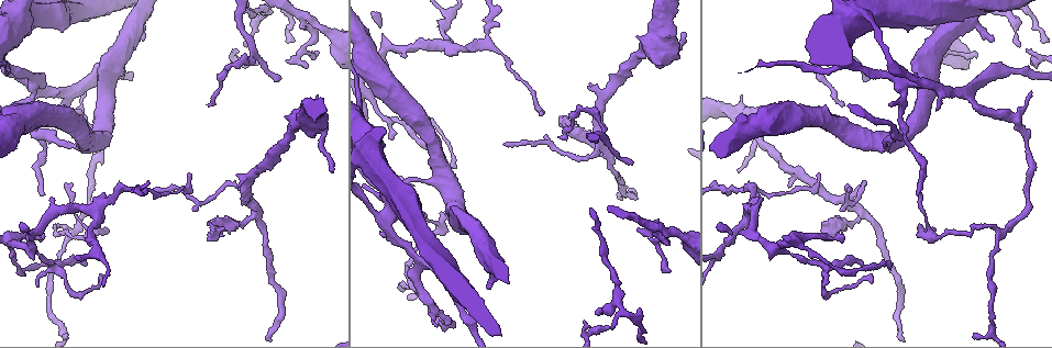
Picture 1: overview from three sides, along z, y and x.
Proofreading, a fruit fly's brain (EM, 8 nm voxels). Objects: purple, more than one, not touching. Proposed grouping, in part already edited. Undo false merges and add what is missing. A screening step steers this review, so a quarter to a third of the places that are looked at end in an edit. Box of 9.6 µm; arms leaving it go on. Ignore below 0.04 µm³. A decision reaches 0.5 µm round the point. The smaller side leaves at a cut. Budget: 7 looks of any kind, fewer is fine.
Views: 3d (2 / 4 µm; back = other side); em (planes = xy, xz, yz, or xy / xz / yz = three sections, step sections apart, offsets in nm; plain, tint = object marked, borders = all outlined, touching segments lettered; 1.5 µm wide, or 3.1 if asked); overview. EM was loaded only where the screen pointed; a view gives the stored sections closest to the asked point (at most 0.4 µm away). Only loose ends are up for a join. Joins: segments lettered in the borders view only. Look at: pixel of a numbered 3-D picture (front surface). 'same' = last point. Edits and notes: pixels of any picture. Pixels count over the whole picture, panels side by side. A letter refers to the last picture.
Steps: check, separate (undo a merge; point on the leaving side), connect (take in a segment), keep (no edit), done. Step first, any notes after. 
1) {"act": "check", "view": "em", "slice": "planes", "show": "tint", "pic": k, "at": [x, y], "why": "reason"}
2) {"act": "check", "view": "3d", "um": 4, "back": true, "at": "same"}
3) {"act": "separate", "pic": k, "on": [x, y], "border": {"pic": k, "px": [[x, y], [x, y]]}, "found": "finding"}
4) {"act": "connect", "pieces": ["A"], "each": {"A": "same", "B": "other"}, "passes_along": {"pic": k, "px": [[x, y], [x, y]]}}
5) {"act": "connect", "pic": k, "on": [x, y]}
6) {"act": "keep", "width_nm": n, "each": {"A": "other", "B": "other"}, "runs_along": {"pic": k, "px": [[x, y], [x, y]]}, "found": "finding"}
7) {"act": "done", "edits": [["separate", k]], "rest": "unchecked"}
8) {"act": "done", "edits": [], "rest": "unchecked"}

{"act": "check", "view": "em", "slice": "planes", "show": "borders", "pic": 1, "at": [109, 229]}

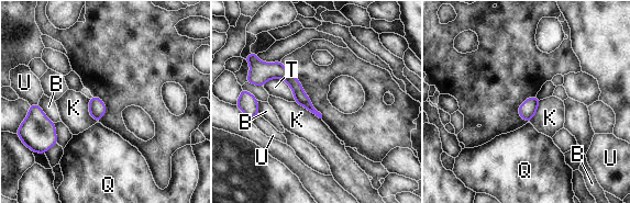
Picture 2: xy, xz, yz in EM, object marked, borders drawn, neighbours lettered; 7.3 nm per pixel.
{"act": "keep", "each": {"B": "other", "K": "other", "Q": "other", "T": "other", "U": "other"}, "runs_along": {"pic": 2, "px": [[280, 69], [309, 106]]}, "found": "no lettered segment goes on from it"}

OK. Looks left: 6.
{"act": "check", "view": "3d", "um": 2, "pic": 1, "at": [450, 14]}

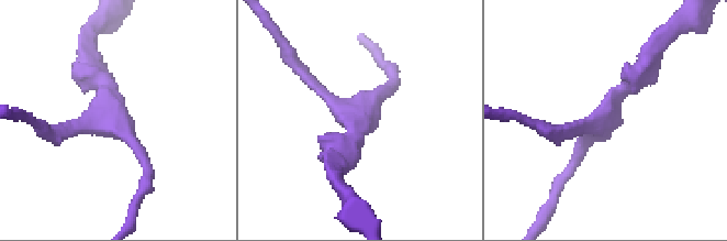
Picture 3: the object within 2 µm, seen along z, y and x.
{"act": "check", "view": "em", "slice": "xz", "step": 8, "show": "tint", "pic": 3, "at": [110, 113], "why": "shape alone is not enough"}

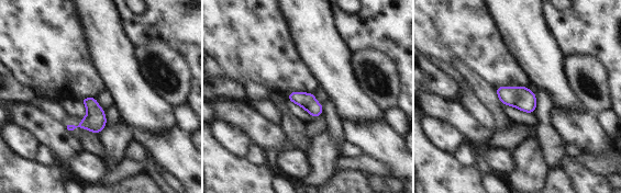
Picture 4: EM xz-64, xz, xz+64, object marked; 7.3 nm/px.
{"act": "check", "view": "em", "slice": "planes", "show": "borders", "at": "same", "why": "another direction"}

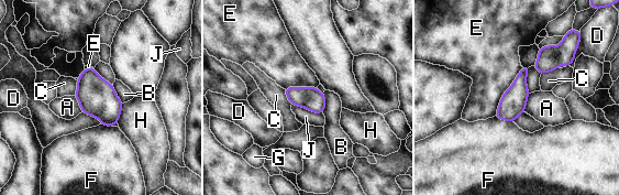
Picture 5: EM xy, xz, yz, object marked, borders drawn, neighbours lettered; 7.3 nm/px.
{"act": "keep", "each": {"A": "other", "B": "other", "C": "other", "D": "other", "E": "other", "F": "other", "G": "other", "H": "other", "J": "other"}, "border": {"pic": 5, "px": [[522, 67], [503, 95], [495, 115]]}, "found": "one neuron here"}

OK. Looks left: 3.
{"act": "check", "view": "em", "slice": "xz", "step": 8, "show": "tint", "pic": 1, "at": [52, 199], "why": "an open end"}

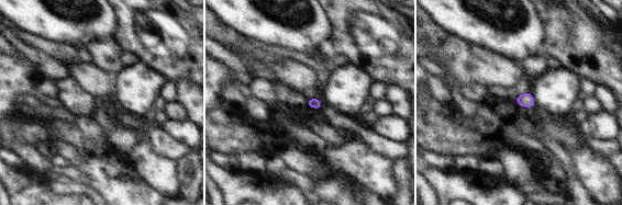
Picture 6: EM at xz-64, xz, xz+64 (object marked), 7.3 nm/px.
{"act": "check", "view": "em", "slice": "planes", "show": "borders", "at": "same"}

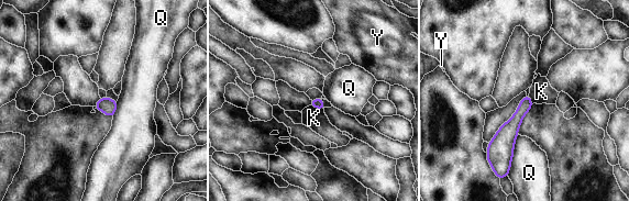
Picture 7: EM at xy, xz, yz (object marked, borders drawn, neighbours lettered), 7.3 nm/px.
{"act": "keep", "longest_contact_nm": ["Q", 320], "each": {"K": "other", "Q": "other", "Y": "other"}, "runs_along": {"pic": 7, "px": [[527, 99], [501, 145], [501, 163]]}, "found": "no lettered segment goes on from it"}

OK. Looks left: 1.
{"act": "done", "edits": [], "rest": "unchecked"}

